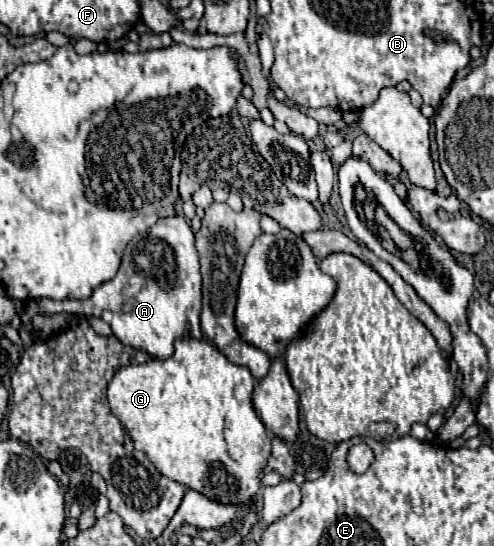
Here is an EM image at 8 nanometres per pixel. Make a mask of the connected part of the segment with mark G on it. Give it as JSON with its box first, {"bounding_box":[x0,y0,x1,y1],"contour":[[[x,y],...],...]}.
{"bounding_box":[107,338,271,504],"contour":[[[181,338],[175,342],[175,354],[167,360],[151,358],[145,364],[119,368],[107,384],[107,398],[111,412],[121,420],[135,448],[145,452],[163,476],[211,500],[243,504],[259,500],[259,474],[271,452],[271,438],[251,404],[253,386],[255,378],[249,368],[229,362],[209,340]]]}

